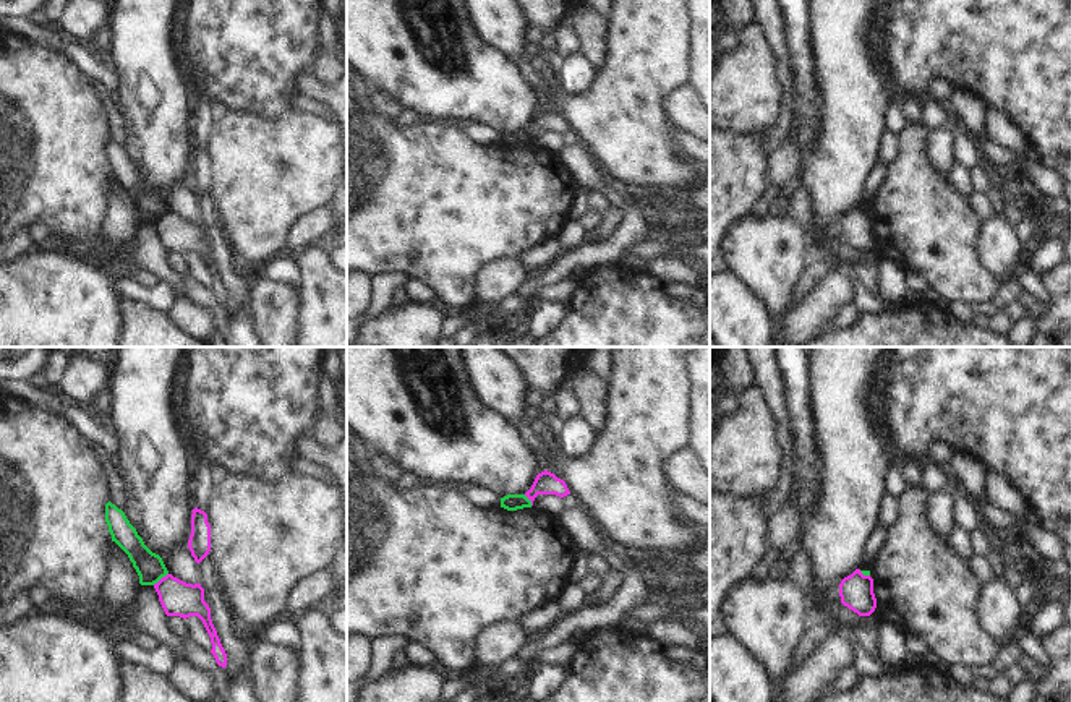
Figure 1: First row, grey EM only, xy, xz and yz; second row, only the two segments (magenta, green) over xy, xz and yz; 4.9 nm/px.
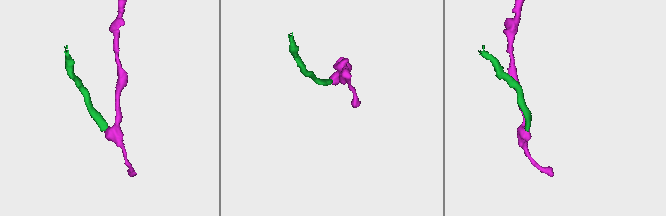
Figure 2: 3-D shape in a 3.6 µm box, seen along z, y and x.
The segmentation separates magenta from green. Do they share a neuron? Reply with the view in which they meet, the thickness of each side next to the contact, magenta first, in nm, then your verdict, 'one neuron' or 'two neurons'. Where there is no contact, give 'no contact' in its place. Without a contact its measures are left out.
meets magenta in xy; 180 nm thick on the magenta side, 140 nm on the other; two neurons

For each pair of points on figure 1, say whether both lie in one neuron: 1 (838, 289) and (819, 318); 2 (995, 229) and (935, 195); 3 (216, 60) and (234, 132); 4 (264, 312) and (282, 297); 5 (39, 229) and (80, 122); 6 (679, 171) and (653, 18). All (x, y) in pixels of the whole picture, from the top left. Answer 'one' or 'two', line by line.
1: one
2: two
3: two
4: one
5: two
6: one

